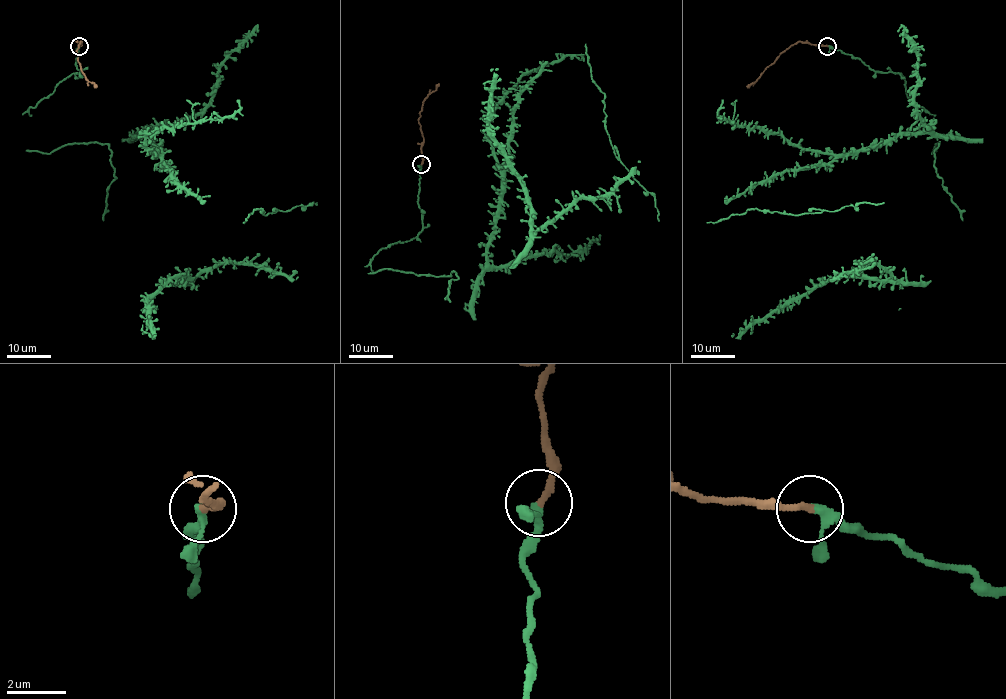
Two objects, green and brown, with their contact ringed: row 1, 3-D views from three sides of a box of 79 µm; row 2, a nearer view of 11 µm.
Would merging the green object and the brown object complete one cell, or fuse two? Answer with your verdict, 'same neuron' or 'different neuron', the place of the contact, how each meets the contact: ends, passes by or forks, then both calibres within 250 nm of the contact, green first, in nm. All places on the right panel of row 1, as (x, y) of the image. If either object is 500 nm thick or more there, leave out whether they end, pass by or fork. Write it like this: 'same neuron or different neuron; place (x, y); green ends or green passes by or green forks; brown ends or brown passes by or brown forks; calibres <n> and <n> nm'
same neuron; place (827, 46); green passes by; brown ends; calibres 200 and 240 nm

